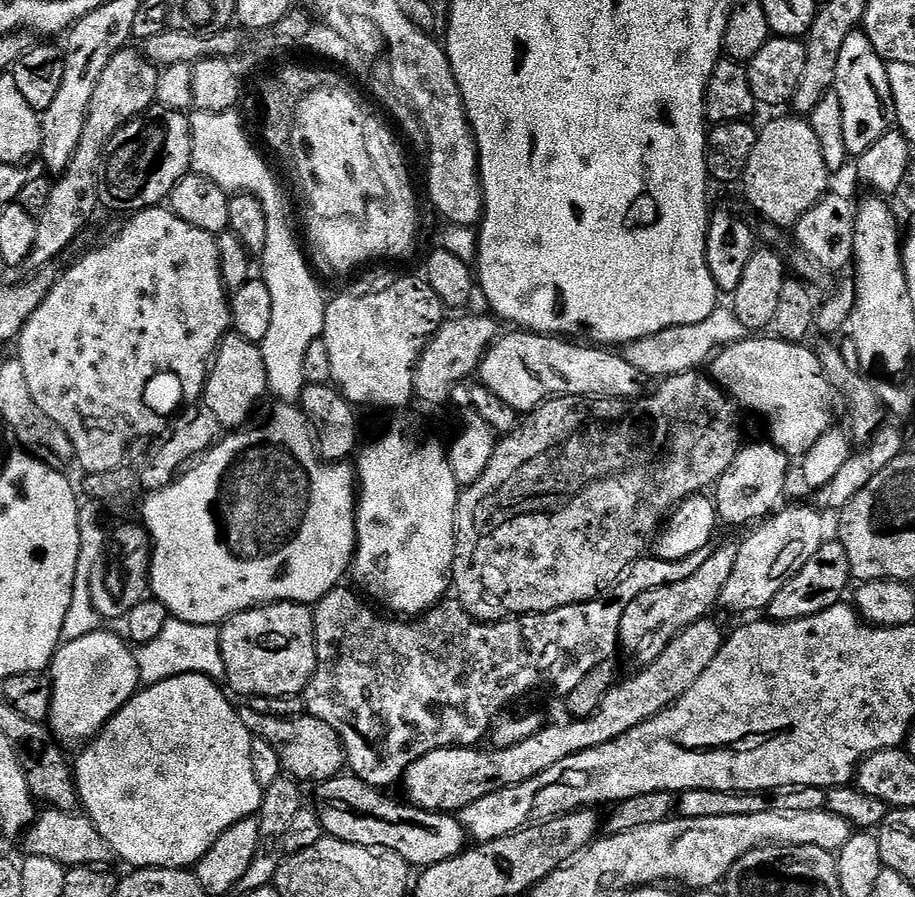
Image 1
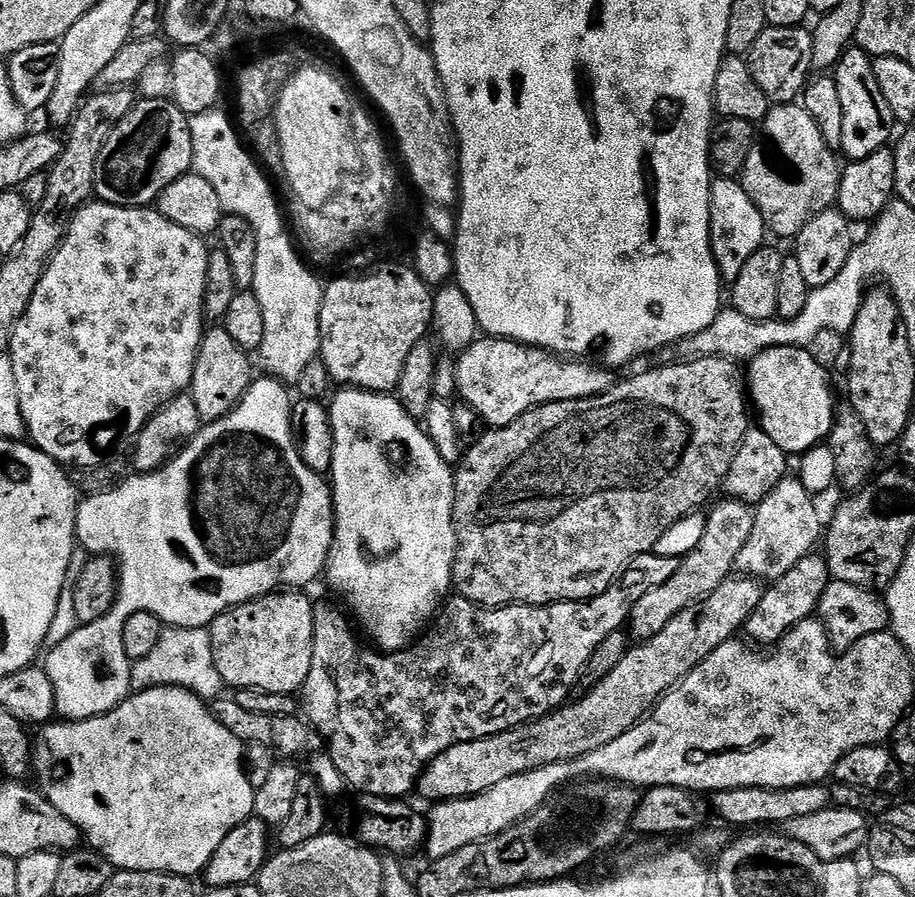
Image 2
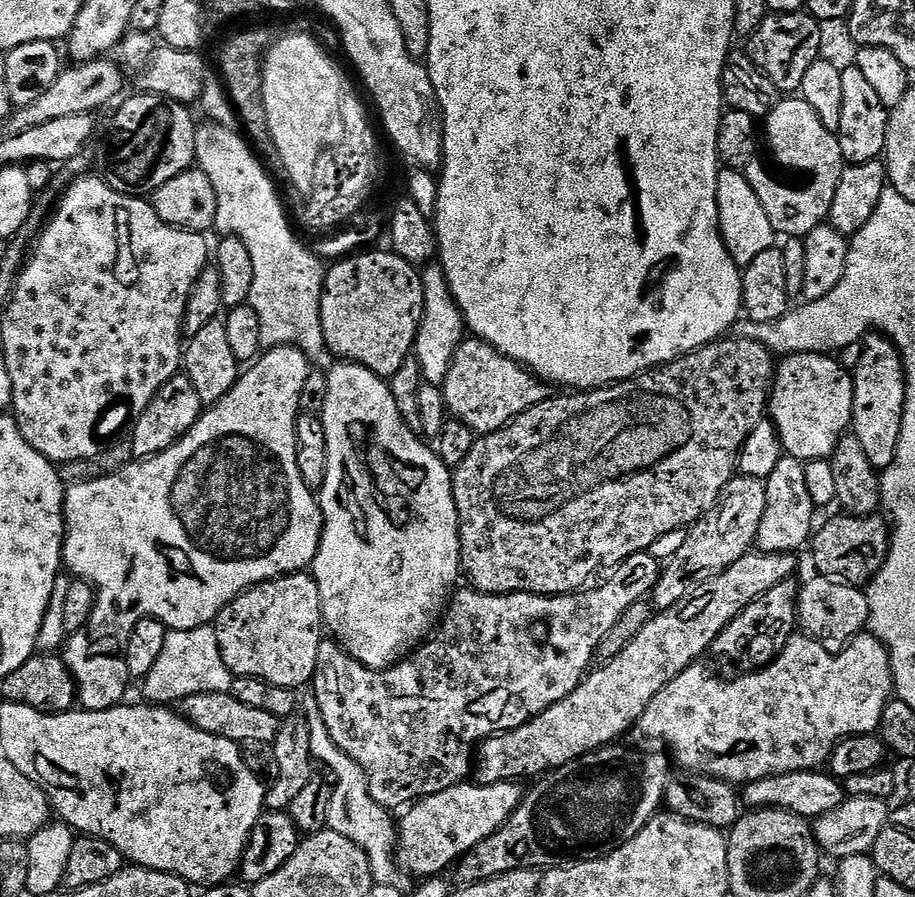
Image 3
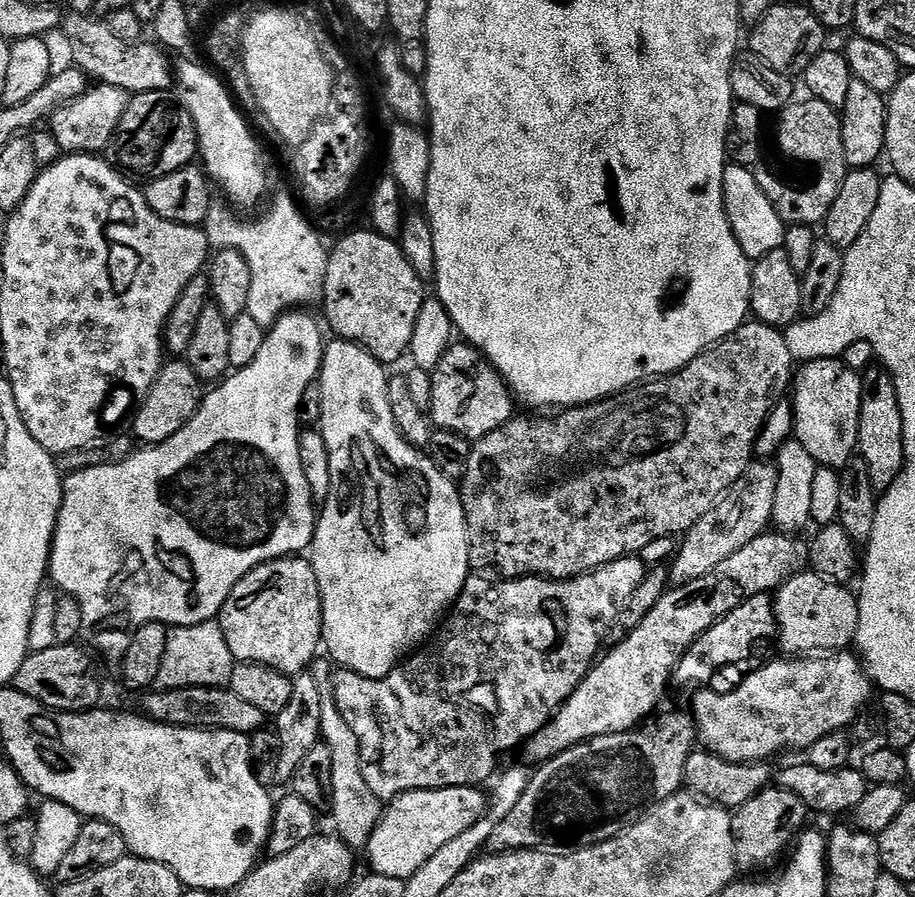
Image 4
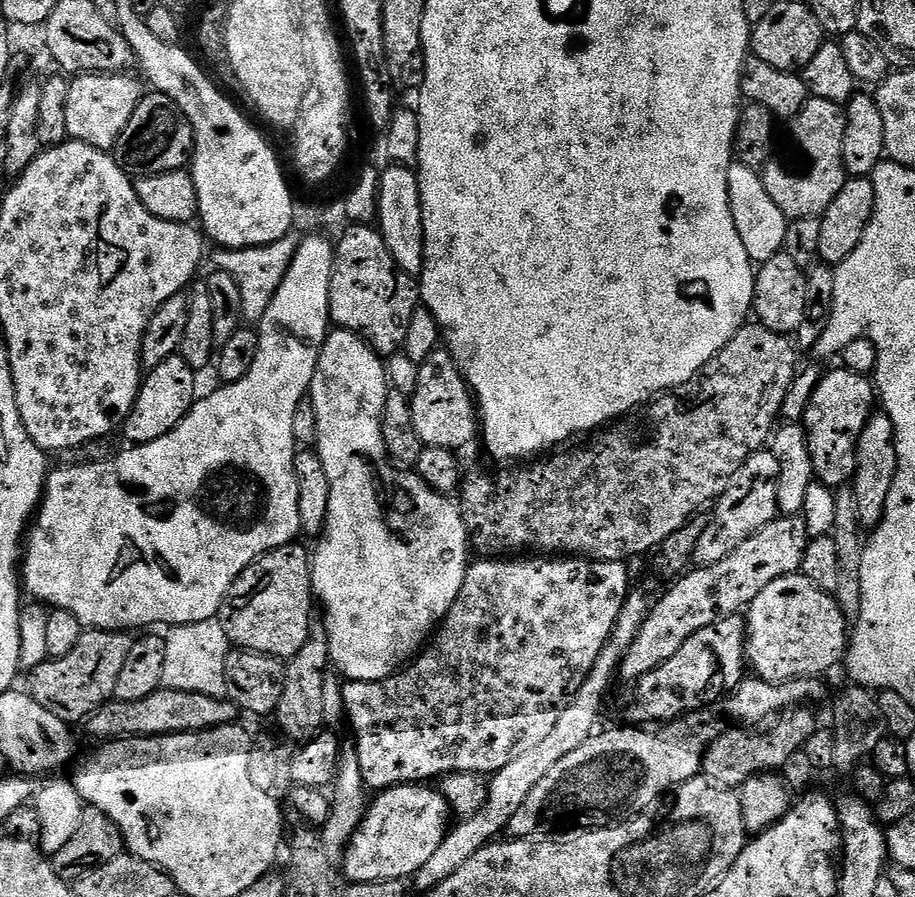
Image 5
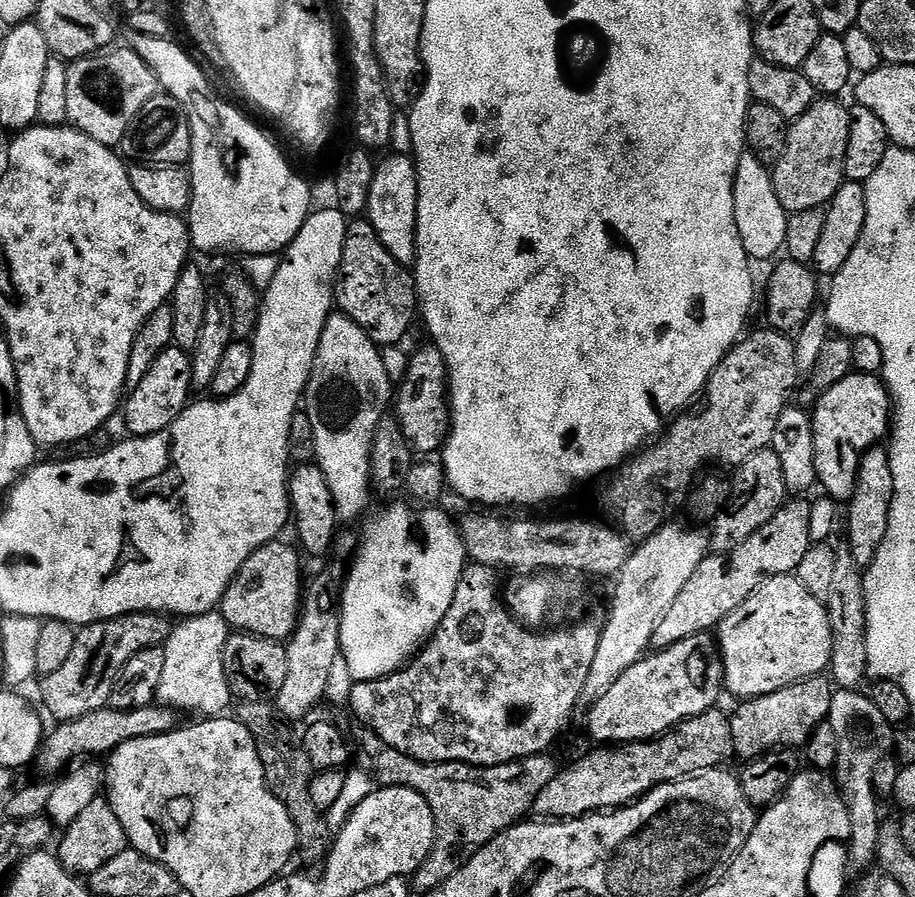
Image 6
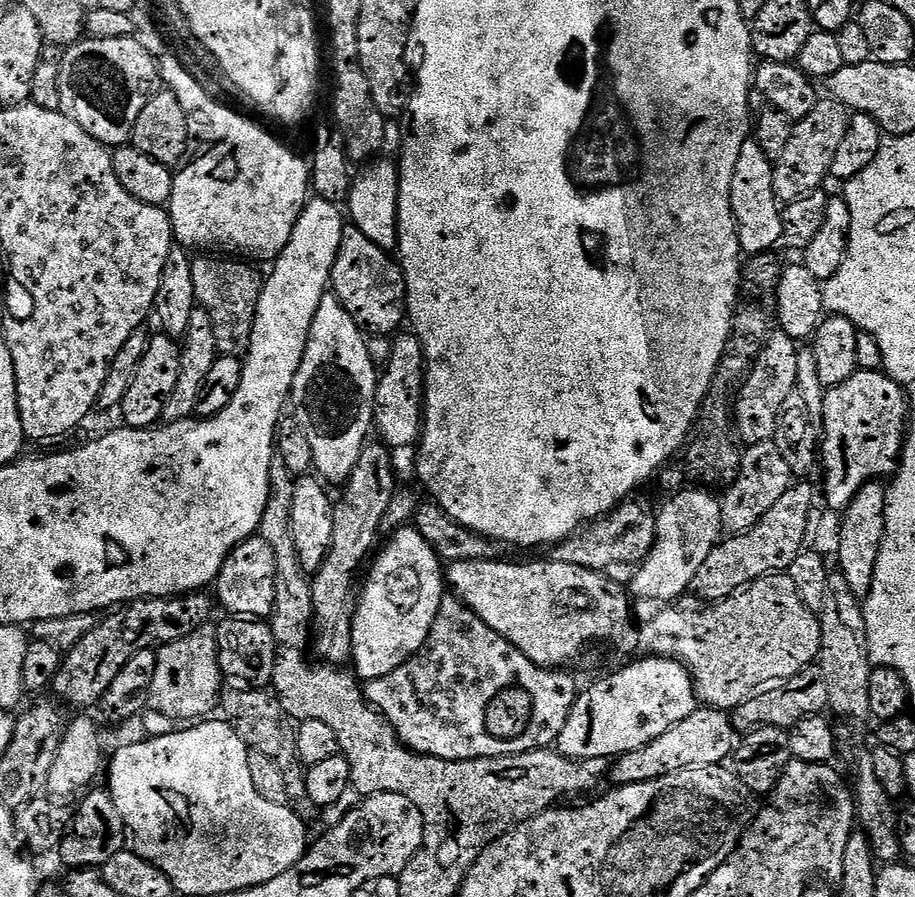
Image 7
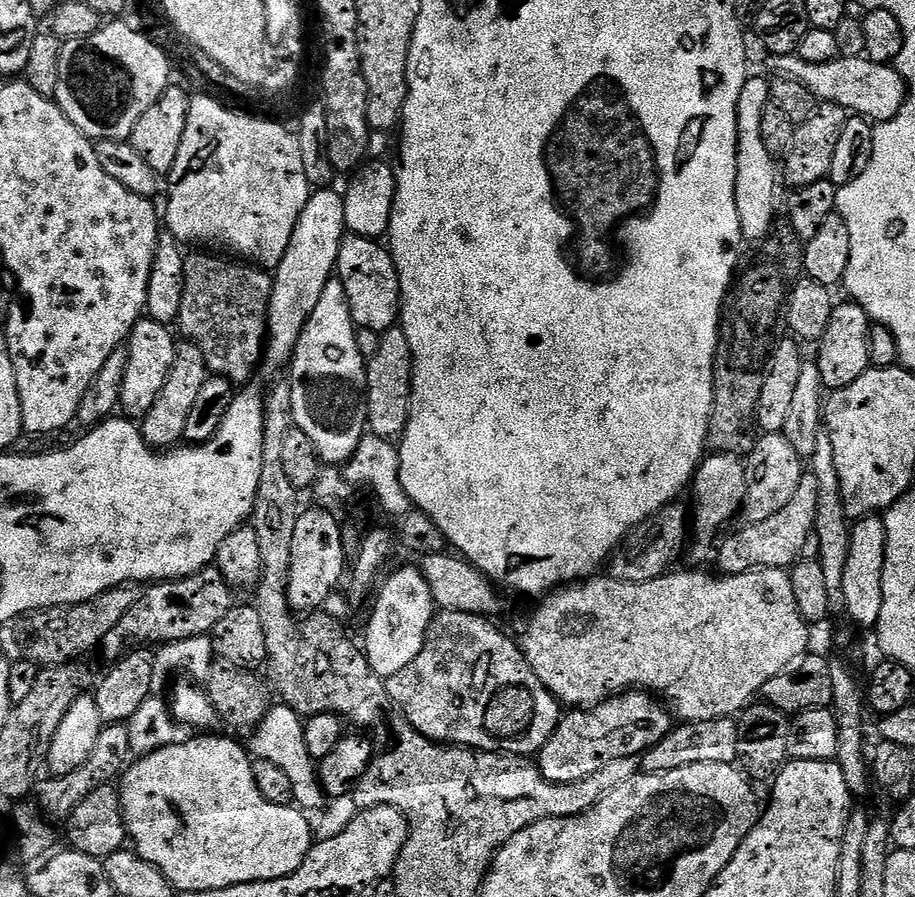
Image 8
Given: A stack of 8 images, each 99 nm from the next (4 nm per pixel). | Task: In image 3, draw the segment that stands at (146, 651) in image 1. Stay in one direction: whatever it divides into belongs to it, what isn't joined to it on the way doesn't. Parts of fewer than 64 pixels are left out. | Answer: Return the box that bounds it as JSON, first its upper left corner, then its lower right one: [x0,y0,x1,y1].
[143,627,233,706]

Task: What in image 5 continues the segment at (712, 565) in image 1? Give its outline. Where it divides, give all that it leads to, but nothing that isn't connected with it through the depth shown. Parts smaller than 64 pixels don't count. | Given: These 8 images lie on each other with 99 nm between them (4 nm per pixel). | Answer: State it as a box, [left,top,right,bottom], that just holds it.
[695,450,780,566]

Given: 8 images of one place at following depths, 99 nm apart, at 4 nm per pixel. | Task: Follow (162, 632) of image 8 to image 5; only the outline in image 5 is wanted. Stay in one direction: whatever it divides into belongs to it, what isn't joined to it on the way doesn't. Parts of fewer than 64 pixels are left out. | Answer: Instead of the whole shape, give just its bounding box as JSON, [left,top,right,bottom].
[27,630,133,722]

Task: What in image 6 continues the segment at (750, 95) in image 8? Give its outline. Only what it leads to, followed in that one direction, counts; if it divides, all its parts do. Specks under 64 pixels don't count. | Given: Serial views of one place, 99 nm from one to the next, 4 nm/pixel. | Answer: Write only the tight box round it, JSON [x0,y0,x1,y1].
[734,154,790,260]

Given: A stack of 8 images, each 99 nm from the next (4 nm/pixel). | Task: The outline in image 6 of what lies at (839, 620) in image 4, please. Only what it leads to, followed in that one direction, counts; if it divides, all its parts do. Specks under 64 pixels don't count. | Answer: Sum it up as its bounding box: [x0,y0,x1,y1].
[718,574,832,698]

